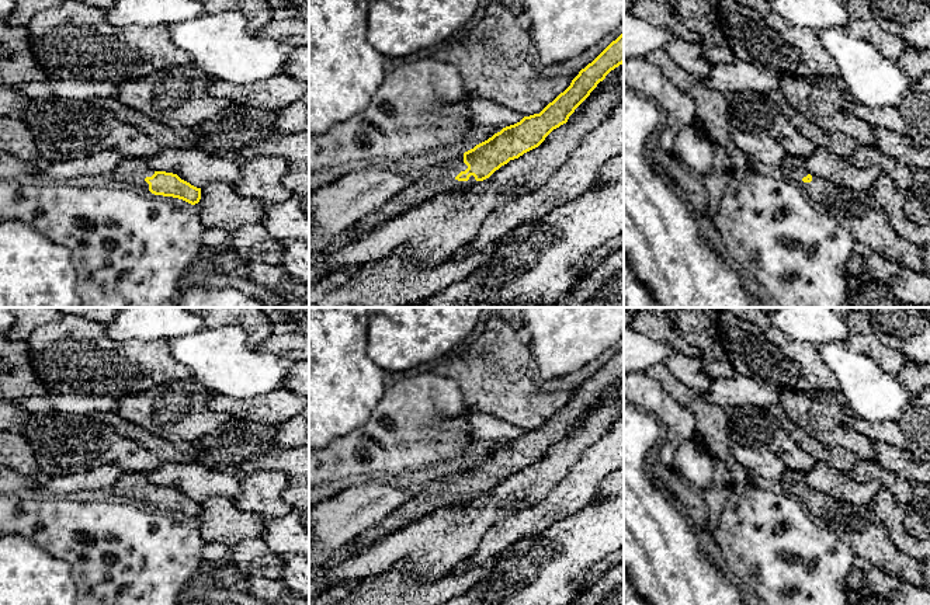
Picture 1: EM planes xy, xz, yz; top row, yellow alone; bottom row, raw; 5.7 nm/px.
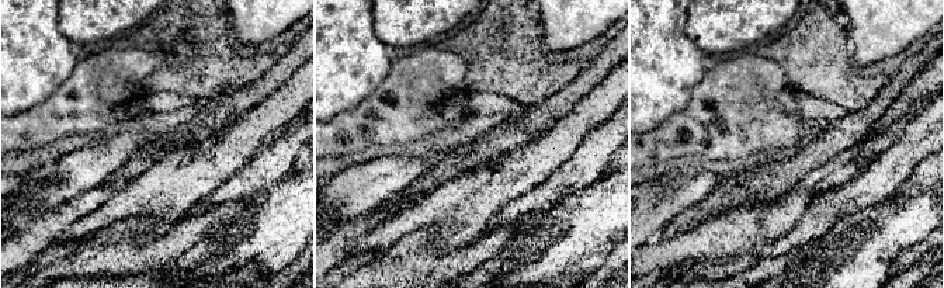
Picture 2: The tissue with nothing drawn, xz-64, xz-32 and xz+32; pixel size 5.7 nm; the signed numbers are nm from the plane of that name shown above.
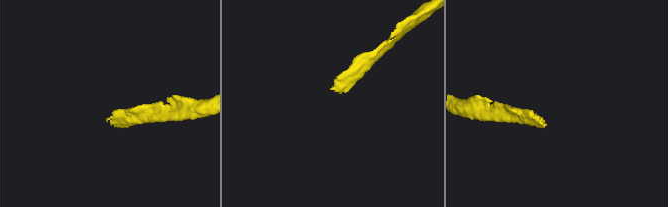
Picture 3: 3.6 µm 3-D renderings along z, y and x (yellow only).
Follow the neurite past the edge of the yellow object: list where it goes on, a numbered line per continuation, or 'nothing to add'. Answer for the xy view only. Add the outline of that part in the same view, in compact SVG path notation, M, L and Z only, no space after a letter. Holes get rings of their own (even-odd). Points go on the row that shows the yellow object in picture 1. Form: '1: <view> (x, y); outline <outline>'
1: xy (131, 171); outline M124 159L111 178L121 185L149 191L149 184L145 181L146 177L152 177L155 170L148 166L146 159Z

